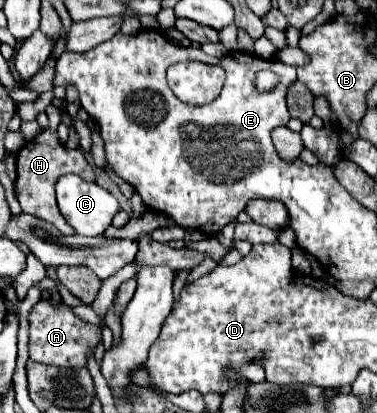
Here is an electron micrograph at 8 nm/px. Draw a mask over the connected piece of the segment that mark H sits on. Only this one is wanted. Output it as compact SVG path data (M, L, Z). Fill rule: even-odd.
M51 105L45 113L49 117L49 129L41 131L35 139L27 141L23 145L23 149L19 151L19 157L17 157L17 193L19 193L19 203L21 203L23 213L29 213L33 217L39 217L43 221L53 223L63 235L73 235L75 233L73 227L59 213L59 207L57 207L57 201L55 201L55 183L57 183L57 179L61 175L67 175L67 173L81 175L83 179L95 179L95 173L93 173L93 167L87 163L83 153L69 153L59 143L59 139L55 135L55 129L61 123L61 111Z

